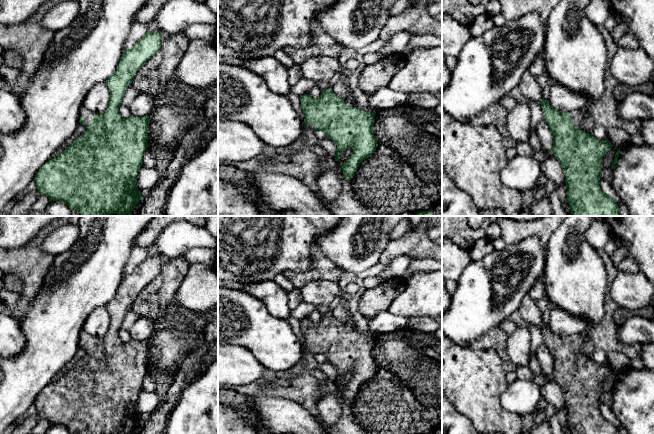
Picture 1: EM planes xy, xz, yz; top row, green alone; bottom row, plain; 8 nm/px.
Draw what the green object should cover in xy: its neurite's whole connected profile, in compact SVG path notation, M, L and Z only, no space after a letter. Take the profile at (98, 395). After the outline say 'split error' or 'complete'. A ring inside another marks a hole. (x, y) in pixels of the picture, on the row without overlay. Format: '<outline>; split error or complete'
M148 255L130 274L124 275L116 295L106 305L110 324L101 339L80 332L79 347L86 350L83 360L47 385L34 401L38 415L51 426L61 425L70 434L133 434L140 426L143 417L137 413L136 405L148 371L149 340L123 342L119 331L136 297L158 276L161 267L161 255Z; split error

